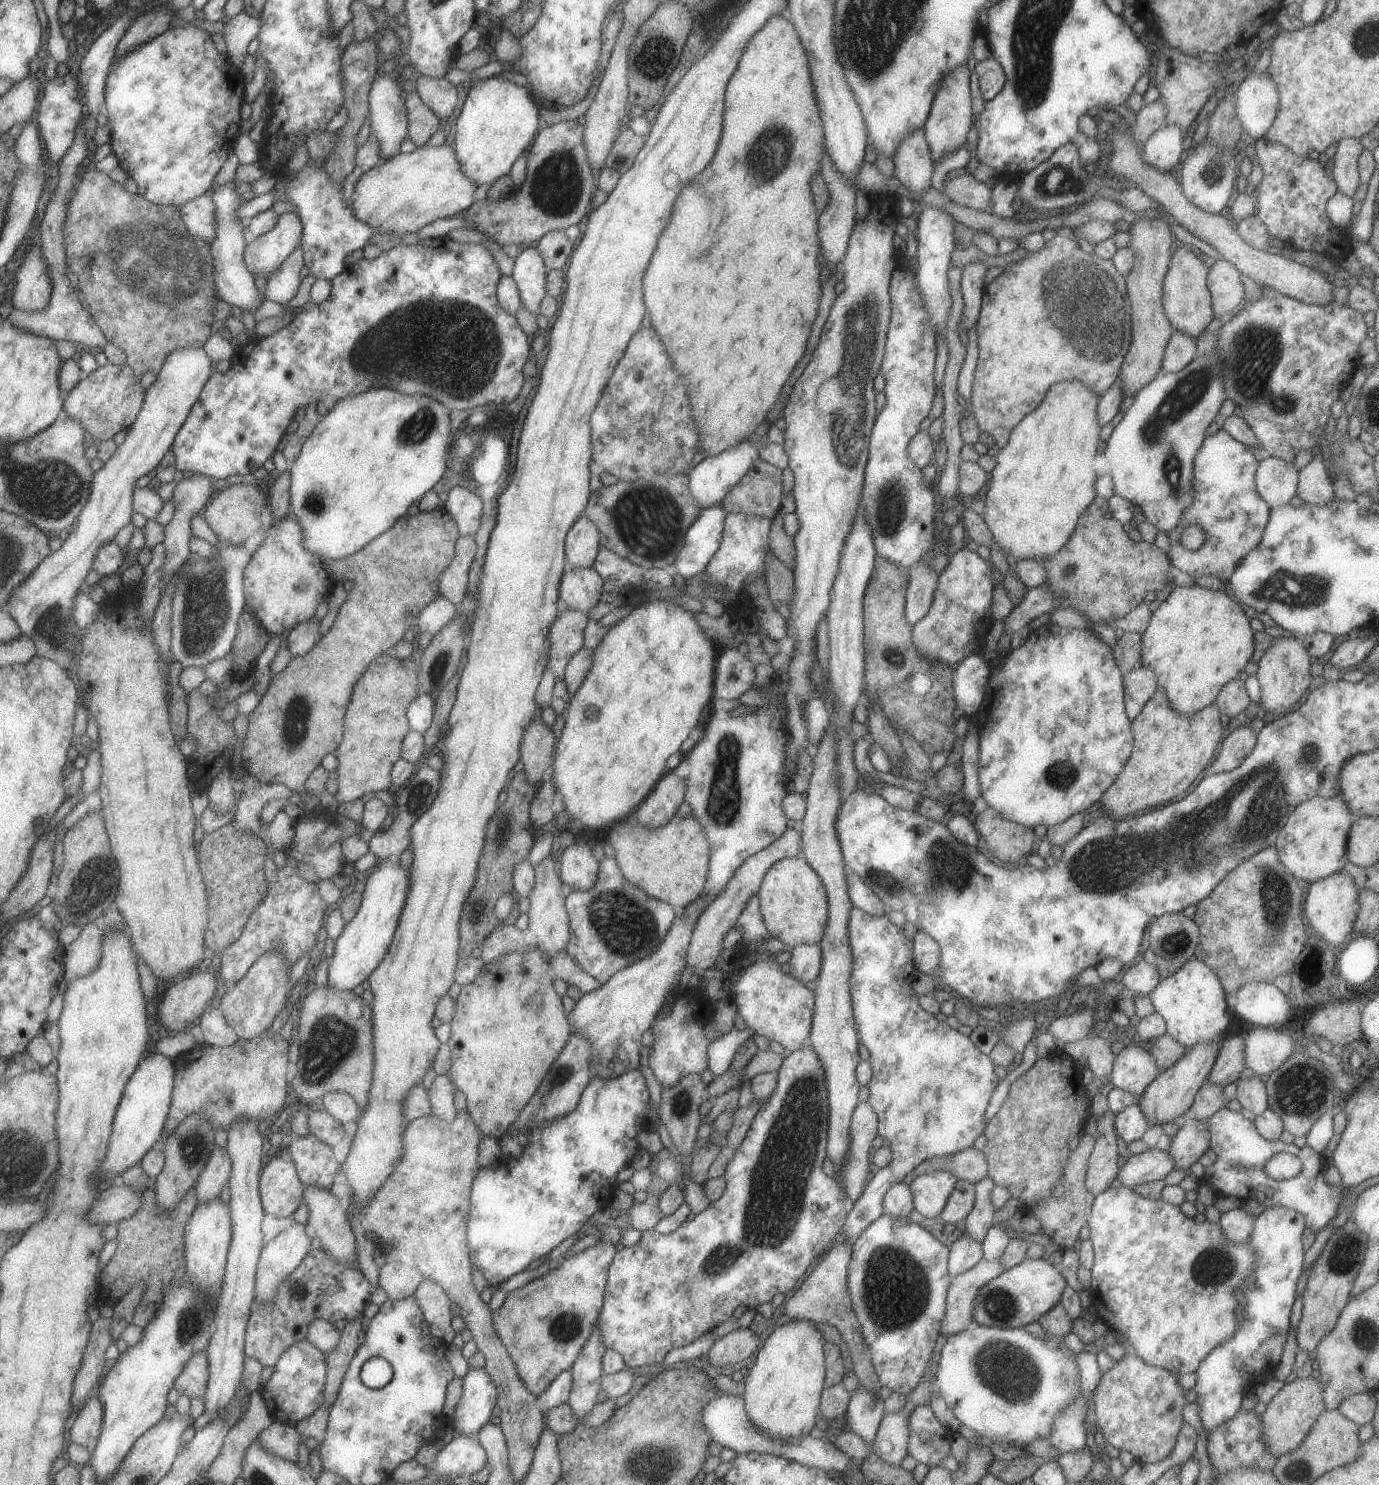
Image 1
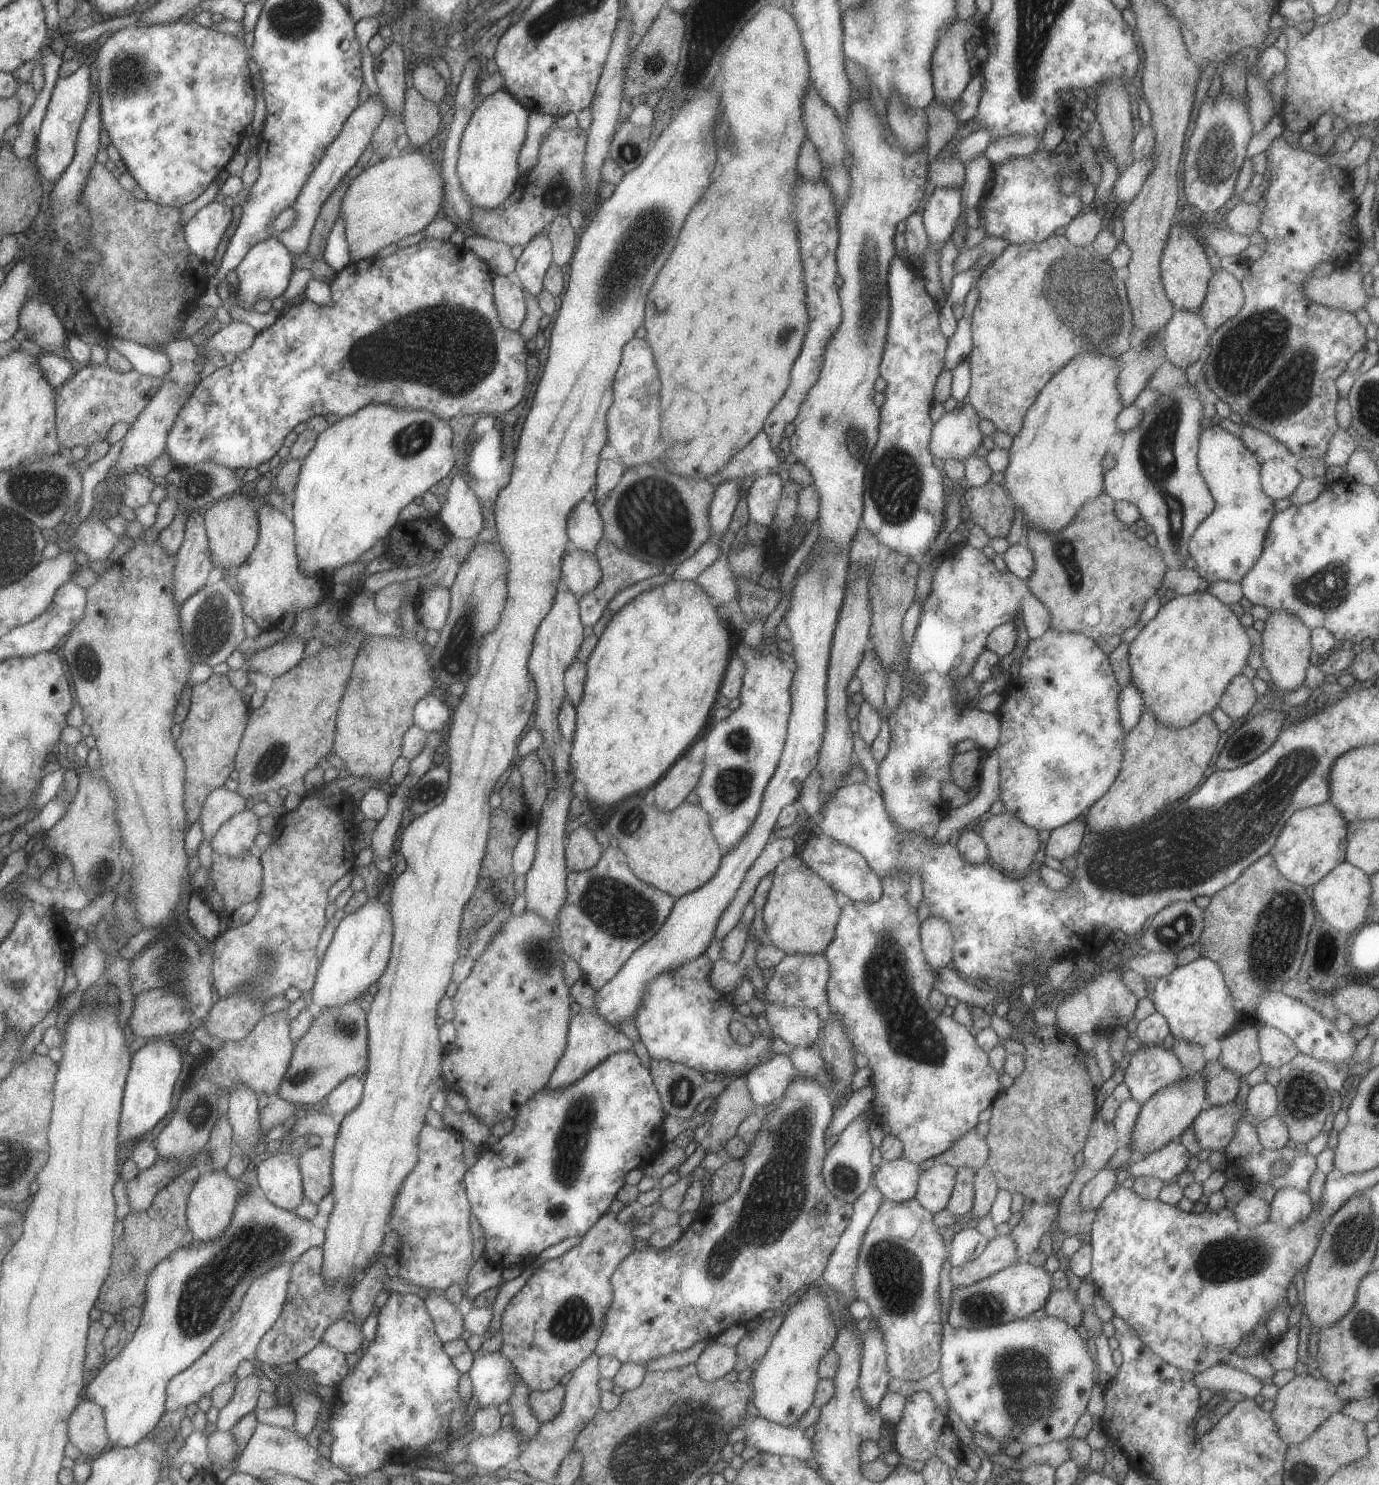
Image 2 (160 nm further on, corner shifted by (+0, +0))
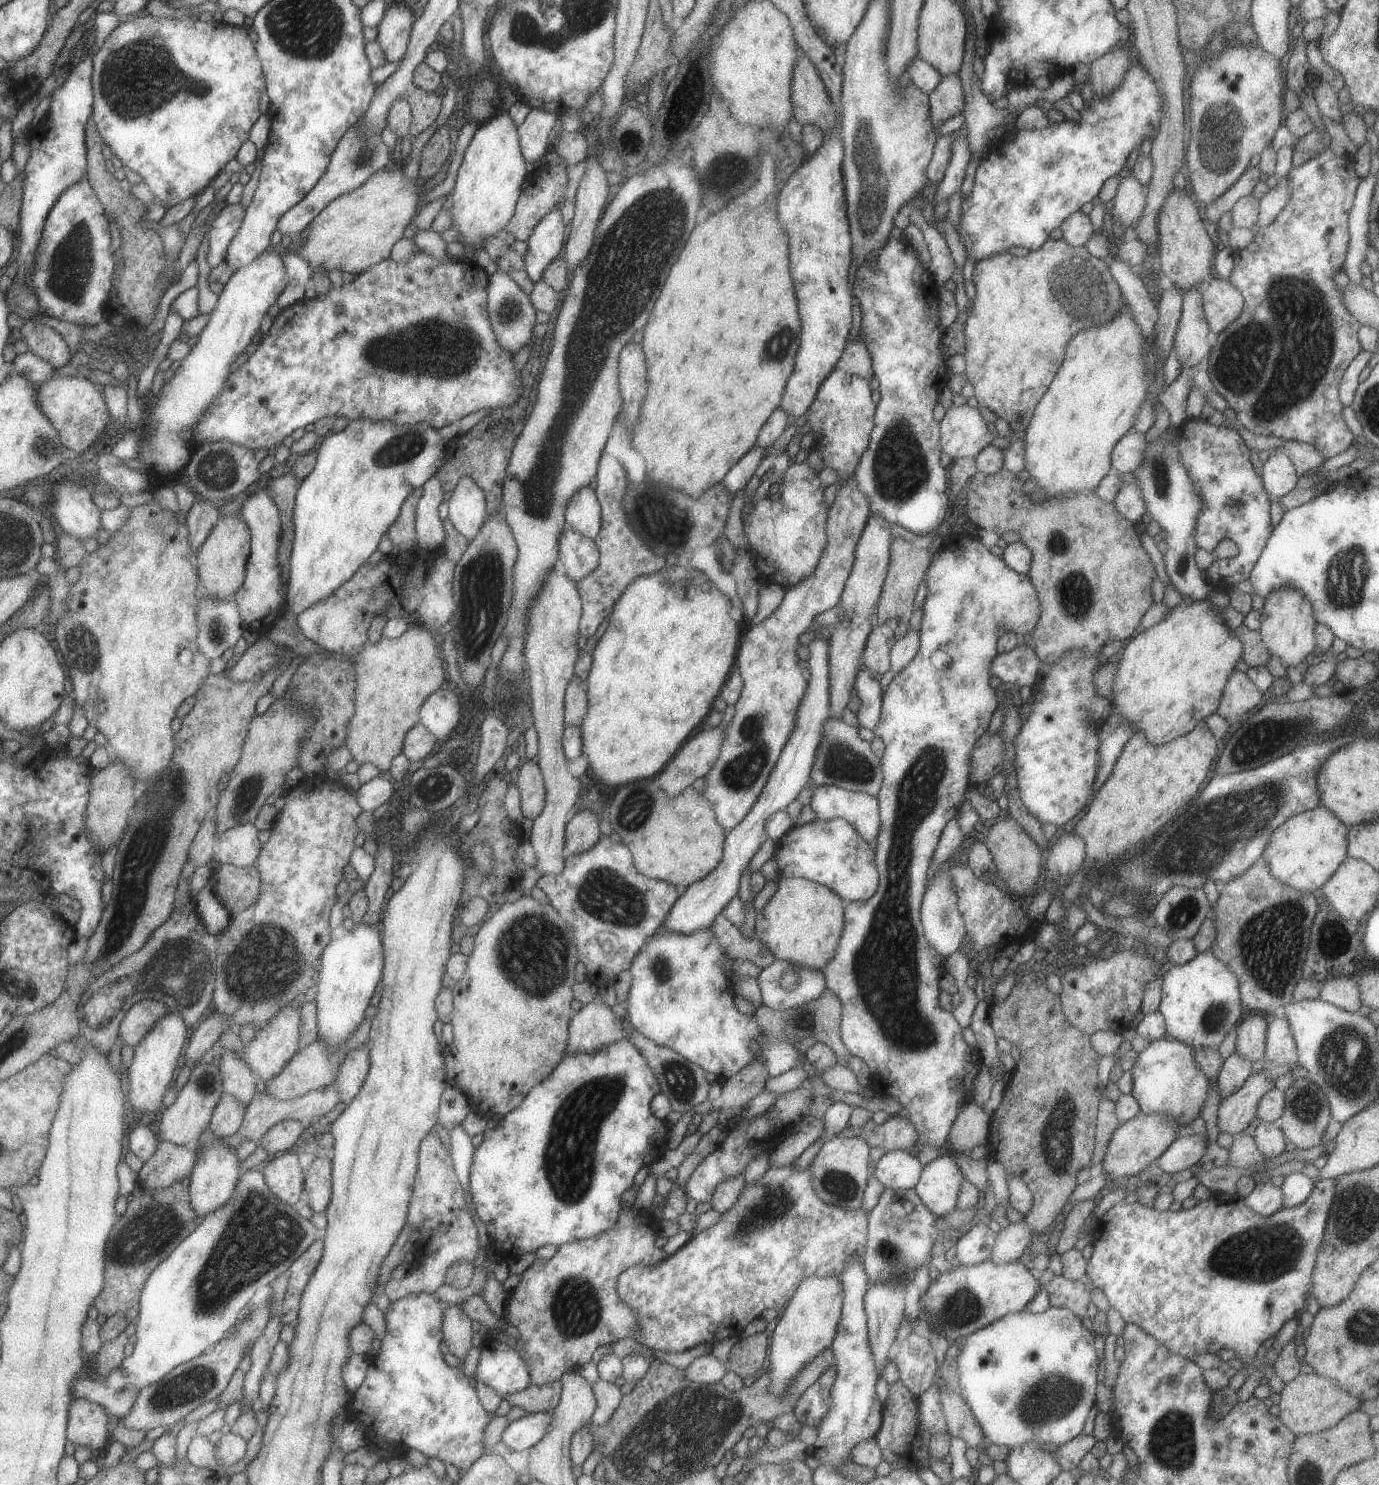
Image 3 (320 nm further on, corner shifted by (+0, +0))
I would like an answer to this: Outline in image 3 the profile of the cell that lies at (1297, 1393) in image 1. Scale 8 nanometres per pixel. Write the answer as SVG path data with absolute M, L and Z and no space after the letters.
M1301 1373L1292 1382L1286 1382L1281 1391L1278 1418L1297 1437L1316 1434L1333 1428L1346 1414L1359 1411L1362 1402L1358 1397L1344 1392L1336 1380L1319 1375Z

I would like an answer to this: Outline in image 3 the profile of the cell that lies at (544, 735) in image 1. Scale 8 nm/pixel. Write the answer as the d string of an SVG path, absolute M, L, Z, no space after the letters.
M529 761L518 772L517 787L525 819L534 821L545 806L546 788L542 770L536 761Z

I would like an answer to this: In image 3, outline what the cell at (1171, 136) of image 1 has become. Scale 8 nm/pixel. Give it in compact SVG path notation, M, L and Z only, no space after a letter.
M1134 174L1122 175L1120 186L1113 201L1108 205L1112 217L1120 226L1134 229L1134 224L1140 220L1146 207L1147 187L1140 184Z

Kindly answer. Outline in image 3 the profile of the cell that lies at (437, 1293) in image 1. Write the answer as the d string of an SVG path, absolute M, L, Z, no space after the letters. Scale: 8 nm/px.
M459 1305L448 1306L442 1318L443 1339L448 1344L451 1354L460 1360L459 1370L464 1371L464 1358L472 1350L472 1320L464 1313Z

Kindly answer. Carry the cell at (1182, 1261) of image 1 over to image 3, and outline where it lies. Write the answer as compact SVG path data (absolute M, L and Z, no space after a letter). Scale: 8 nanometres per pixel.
M1336 1178L1321 1180L1315 1182L1312 1194L1298 1206L1294 1208L1282 1208L1271 1216L1258 1216L1256 1212L1252 1212L1244 1199L1237 1194L1222 1195L1214 1193L1210 1198L1198 1202L1198 1205L1191 1210L1172 1210L1158 1211L1153 1206L1145 1206L1138 1201L1134 1204L1128 1204L1124 1201L1113 1206L1102 1216L1097 1219L1096 1227L1094 1228L1093 1242L1088 1250L1088 1270L1086 1278L1090 1278L1095 1288L1100 1289L1108 1298L1110 1308L1119 1312L1124 1322L1134 1324L1141 1330L1144 1330L1148 1336L1156 1338L1156 1341L1162 1342L1162 1346L1166 1350L1193 1360L1201 1354L1209 1353L1218 1355L1222 1350L1234 1350L1240 1355L1241 1361L1244 1363L1242 1370L1230 1379L1228 1386L1239 1392L1239 1389L1245 1383L1245 1377L1248 1368L1252 1368L1252 1361L1257 1356L1260 1347L1272 1336L1275 1336L1281 1328L1293 1318L1299 1317L1305 1312L1306 1294L1312 1291L1312 1276L1314 1275L1314 1266L1322 1247L1322 1240L1325 1234L1326 1224L1328 1224L1328 1216L1330 1208L1332 1208L1332 1200L1336 1194Z

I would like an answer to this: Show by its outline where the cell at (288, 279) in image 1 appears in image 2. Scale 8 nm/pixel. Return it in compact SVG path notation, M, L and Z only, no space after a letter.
M378 95L369 96L367 100L354 109L354 112L352 112L348 120L344 123L338 138L335 138L327 148L324 158L309 176L308 182L306 182L304 188L300 191L300 196L292 206L297 212L295 225L285 231L274 234L274 237L280 239L280 242L286 245L292 256L306 252L310 235L312 234L324 201L340 185L347 172L359 162L358 160L364 154L364 150L370 146L372 135L378 128L379 122L386 114L387 108L385 102Z

